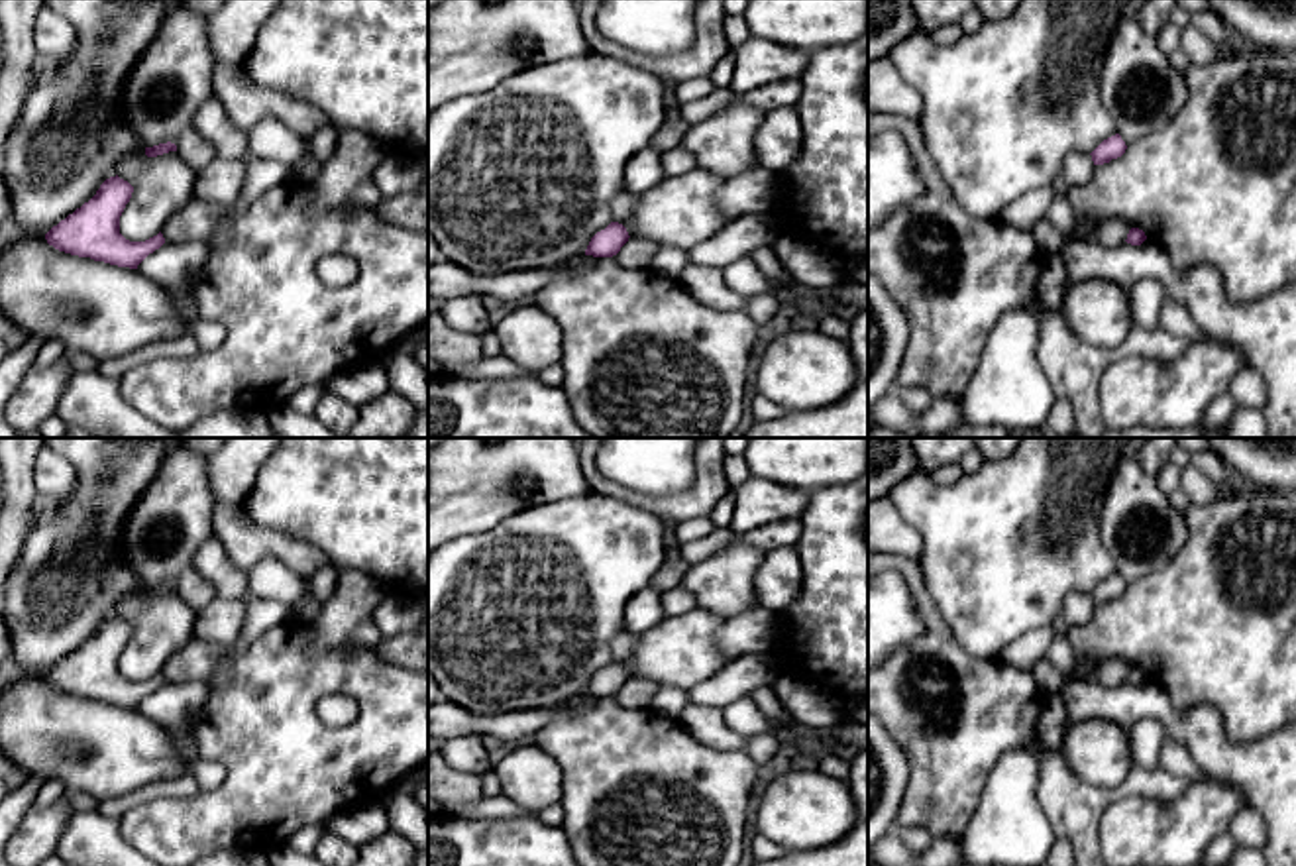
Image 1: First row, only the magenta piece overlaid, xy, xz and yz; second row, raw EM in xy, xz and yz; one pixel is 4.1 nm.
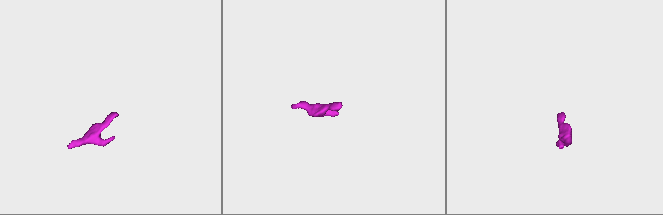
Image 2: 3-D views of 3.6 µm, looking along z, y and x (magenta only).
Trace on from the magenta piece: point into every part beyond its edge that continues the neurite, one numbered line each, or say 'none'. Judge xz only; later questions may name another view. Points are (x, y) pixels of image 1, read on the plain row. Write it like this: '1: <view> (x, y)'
none

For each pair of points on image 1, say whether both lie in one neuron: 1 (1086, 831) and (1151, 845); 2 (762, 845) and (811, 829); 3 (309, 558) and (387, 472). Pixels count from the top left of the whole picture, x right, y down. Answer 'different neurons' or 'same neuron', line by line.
1: different neurons
2: different neurons
3: different neurons

